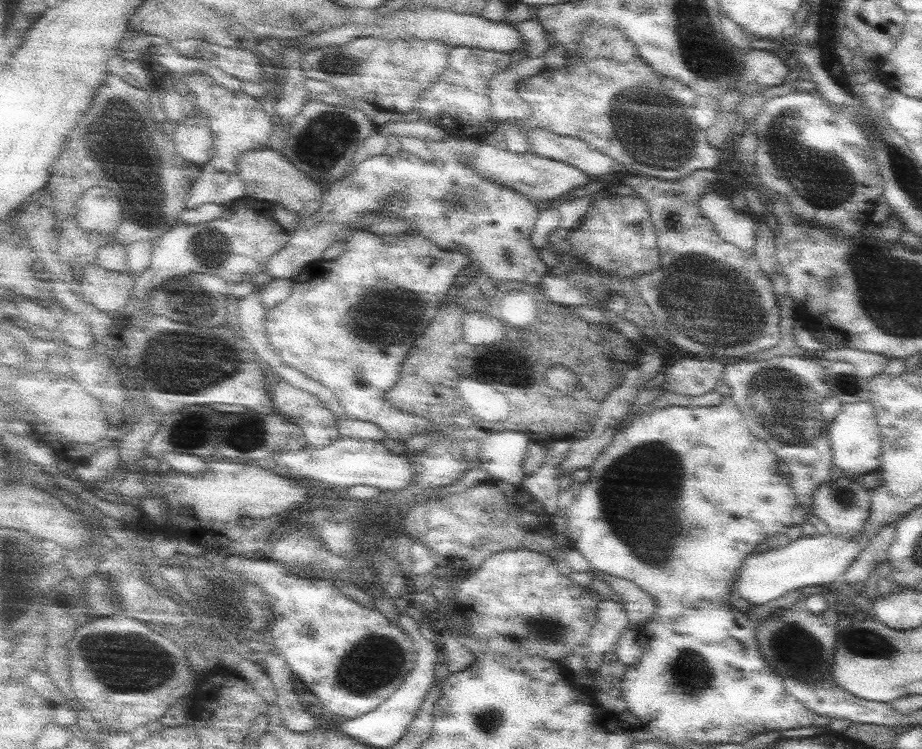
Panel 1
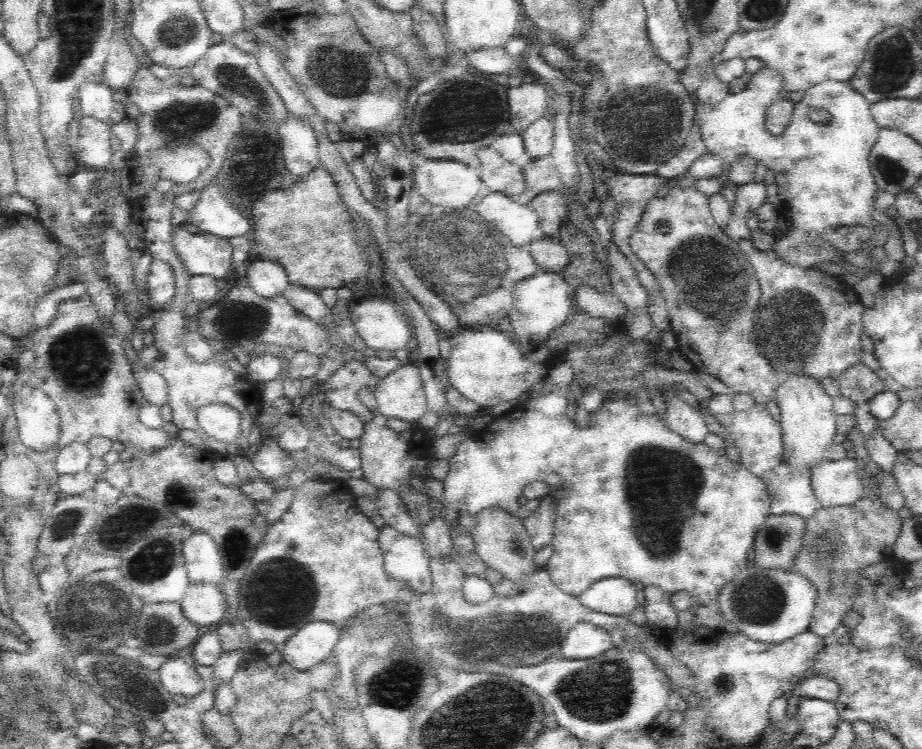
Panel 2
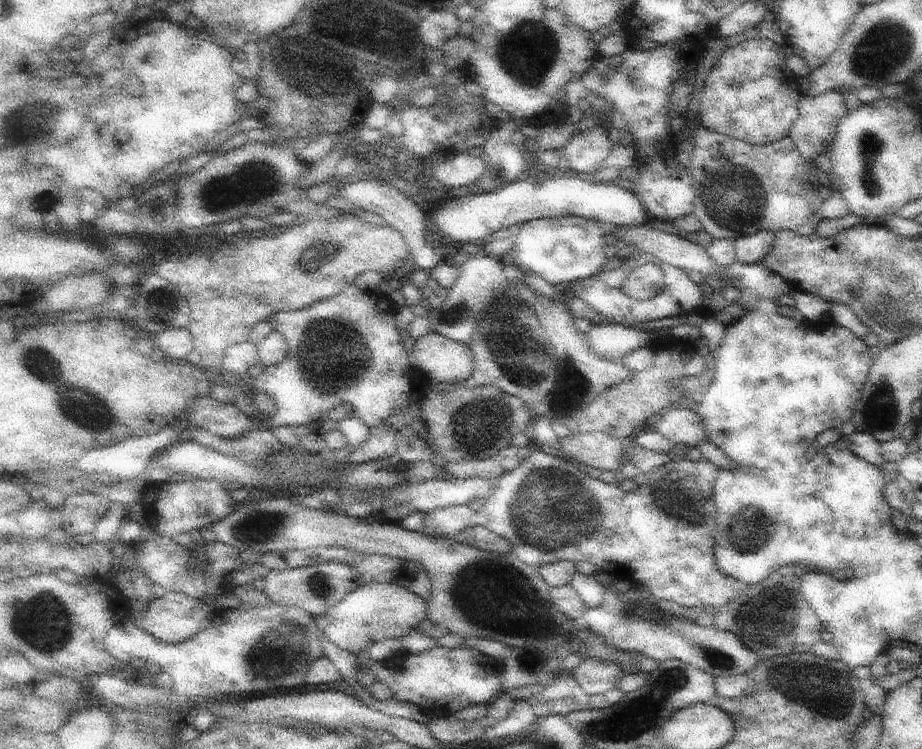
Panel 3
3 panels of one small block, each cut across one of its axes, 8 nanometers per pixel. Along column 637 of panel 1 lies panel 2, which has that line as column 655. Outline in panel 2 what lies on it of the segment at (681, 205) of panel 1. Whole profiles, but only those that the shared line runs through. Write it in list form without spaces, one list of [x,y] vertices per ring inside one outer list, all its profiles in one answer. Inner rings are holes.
[[[655,173],[650,174],[615,174],[606,180],[606,186],[608,186],[608,193],[613,197],[616,204],[616,211],[613,212],[613,218],[609,223],[612,238],[614,239],[615,250],[622,256],[628,257],[632,263],[634,263],[634,269],[638,273],[638,279],[642,286],[648,291],[659,289],[657,286],[657,280],[655,279],[652,271],[646,268],[646,265],[634,254],[630,253],[629,238],[634,232],[634,229],[638,226],[640,217],[644,212],[644,209],[648,205],[648,202],[652,198],[656,197],[656,193],[659,187],[664,186],[665,180],[656,175]]]

